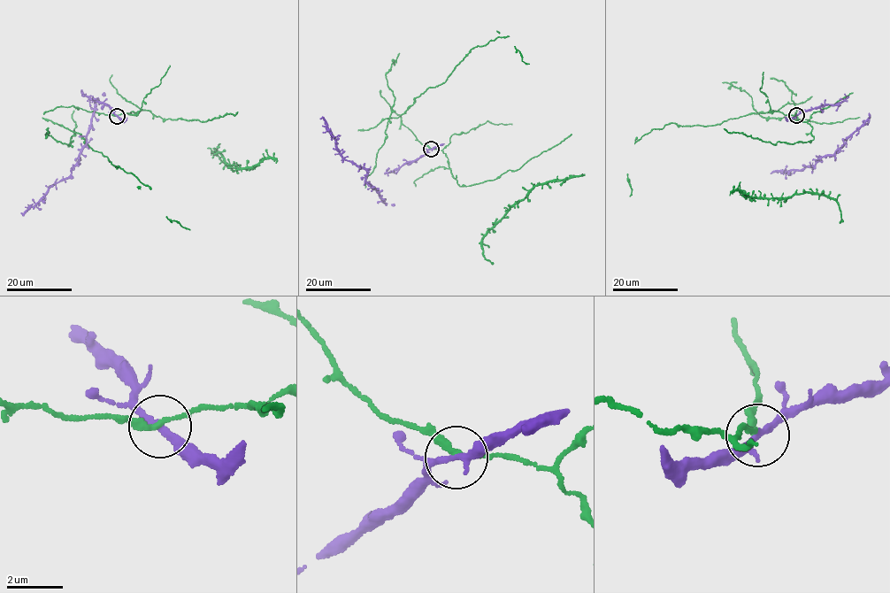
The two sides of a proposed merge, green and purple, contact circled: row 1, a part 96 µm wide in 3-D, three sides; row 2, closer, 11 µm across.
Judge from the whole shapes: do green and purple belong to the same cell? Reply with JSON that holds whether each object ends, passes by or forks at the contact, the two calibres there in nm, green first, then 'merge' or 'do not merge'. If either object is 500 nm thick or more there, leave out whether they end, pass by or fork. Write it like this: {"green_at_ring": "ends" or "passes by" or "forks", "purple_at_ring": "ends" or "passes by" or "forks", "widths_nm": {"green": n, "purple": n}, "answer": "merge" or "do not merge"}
{"green_at_ring": "passes by", "purple_at_ring": "passes by", "widths_nm": {"green": 200, "purple": 240}, "answer": "do not merge"}

